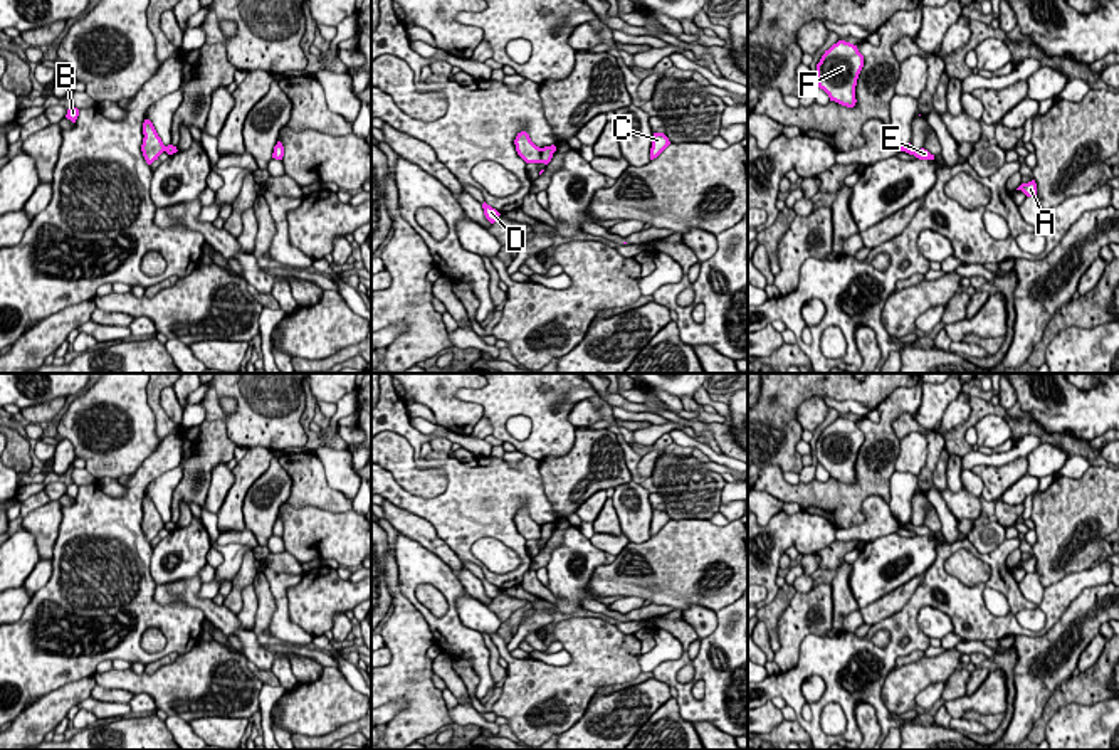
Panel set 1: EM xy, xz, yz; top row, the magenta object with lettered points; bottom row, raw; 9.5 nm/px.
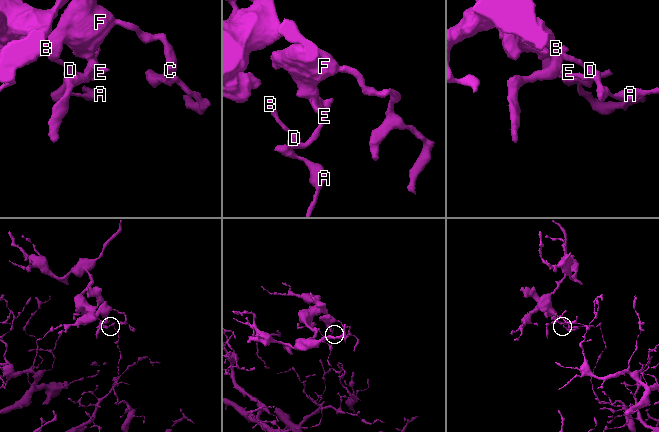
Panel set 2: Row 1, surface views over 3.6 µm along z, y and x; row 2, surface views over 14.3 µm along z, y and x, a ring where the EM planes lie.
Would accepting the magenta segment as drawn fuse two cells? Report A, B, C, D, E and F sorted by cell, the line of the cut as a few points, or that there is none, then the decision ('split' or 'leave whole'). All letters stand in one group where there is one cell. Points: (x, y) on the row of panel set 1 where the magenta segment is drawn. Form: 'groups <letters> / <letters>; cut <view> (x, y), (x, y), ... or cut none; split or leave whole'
groups A B D E / C F; cut xz (541, 148), (538, 162); split

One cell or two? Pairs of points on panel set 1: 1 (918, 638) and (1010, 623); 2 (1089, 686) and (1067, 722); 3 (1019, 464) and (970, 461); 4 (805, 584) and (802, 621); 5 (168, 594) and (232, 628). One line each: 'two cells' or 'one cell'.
1: one cell
2: two cells
3: two cells
4: two cells
5: one cell

